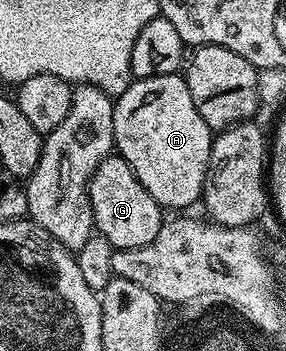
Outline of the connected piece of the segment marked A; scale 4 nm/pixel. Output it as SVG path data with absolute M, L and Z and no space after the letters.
M181 73L152 76L151 78L140 78L131 81L126 91L114 102L114 122L114 150L116 151L117 157L122 158L130 165L132 172L136 172L136 180L140 180L140 184L144 184L144 188L148 188L148 192L157 200L159 206L165 208L167 211L174 210L170 212L182 212L185 211L182 210L185 206L192 205L194 201L197 203L203 197L206 169L210 162L212 131L208 128L208 124L204 124L204 119L200 116L200 112L196 112L196 104L188 92L188 84Z

